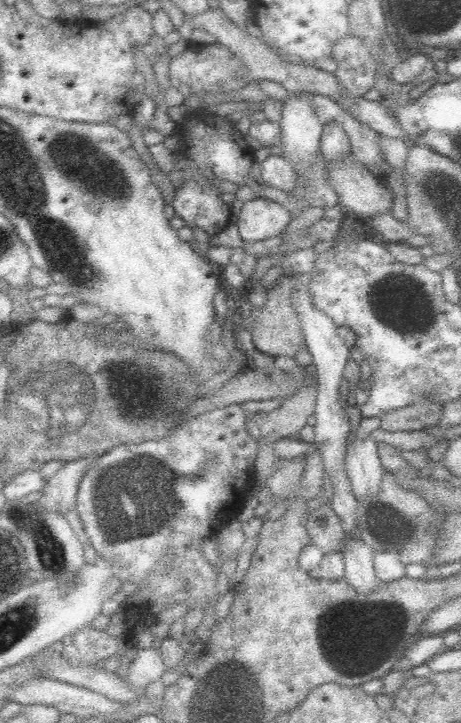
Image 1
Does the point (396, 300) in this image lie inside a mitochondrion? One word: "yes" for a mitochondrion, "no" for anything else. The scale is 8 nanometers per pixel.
yes

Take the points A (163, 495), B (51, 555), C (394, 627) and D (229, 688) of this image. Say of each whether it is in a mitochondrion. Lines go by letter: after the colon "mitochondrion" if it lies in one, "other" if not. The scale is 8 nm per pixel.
A: mitochondrion
B: mitochondrion
C: other
D: mitochondrion

